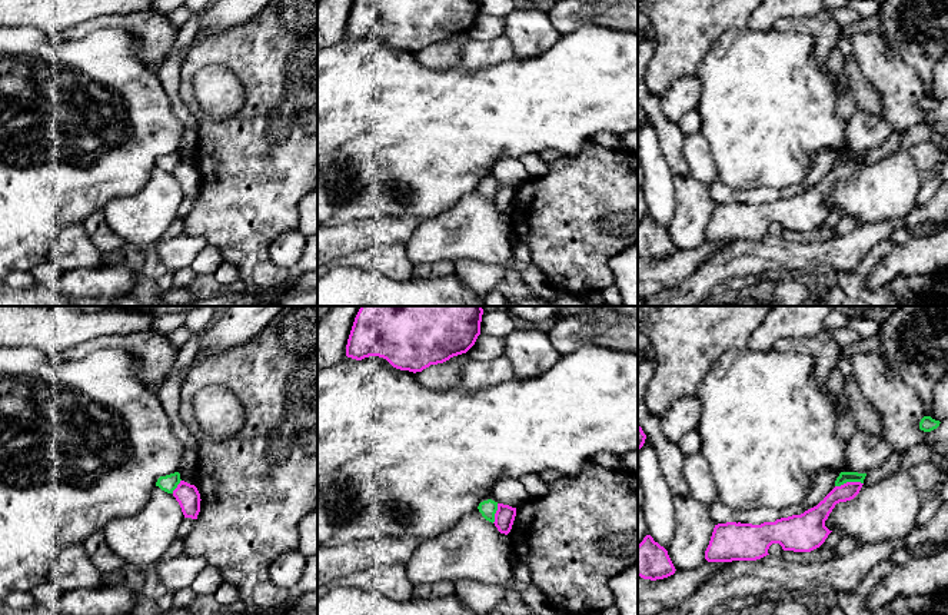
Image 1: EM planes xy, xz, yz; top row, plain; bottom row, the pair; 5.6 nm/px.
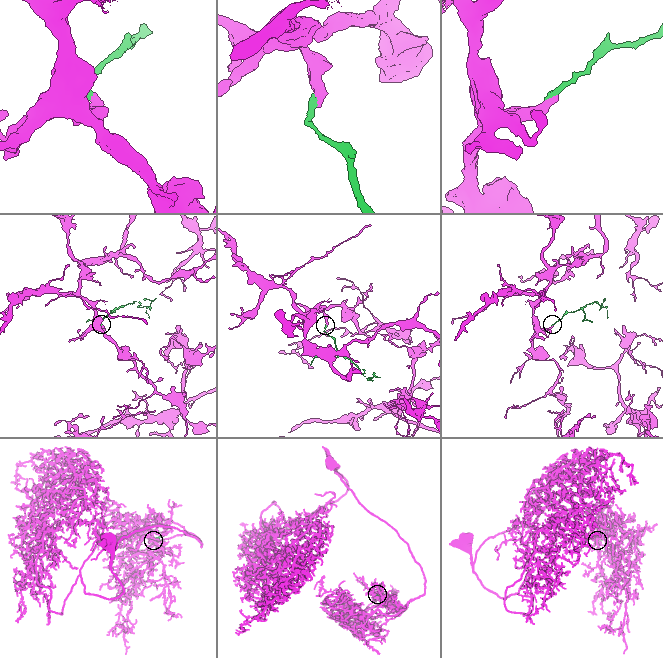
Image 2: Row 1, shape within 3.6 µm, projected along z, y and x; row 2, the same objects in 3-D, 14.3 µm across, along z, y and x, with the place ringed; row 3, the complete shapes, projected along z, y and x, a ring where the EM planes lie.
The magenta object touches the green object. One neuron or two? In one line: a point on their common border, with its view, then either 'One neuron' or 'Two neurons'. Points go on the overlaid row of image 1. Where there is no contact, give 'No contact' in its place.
Touches magenta at yz (848, 482). Two neurons

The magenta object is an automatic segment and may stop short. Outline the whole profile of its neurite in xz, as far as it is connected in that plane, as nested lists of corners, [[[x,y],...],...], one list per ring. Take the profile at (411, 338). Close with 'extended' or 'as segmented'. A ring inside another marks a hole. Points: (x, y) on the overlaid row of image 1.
[[[360,306],[346,356],[379,356],[396,369],[422,372],[466,353],[480,335],[482,315],[482,306]]]; as segmented

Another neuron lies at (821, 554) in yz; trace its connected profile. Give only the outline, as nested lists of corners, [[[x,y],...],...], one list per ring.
[[[821,545],[811,552],[784,551],[782,558],[796,564],[826,562],[835,558],[835,548],[829,549]]]

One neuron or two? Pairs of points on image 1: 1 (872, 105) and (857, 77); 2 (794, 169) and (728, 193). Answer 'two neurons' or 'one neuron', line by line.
1: one neuron
2: two neurons

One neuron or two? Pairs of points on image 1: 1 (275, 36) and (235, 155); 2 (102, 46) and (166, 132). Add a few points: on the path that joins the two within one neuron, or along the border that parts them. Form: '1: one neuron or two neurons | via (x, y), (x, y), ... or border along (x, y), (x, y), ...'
1: one neuron | via (275, 66), (275, 103), (265, 113), (263, 125)
2: one neuron | via (102, 67), (145, 110)

